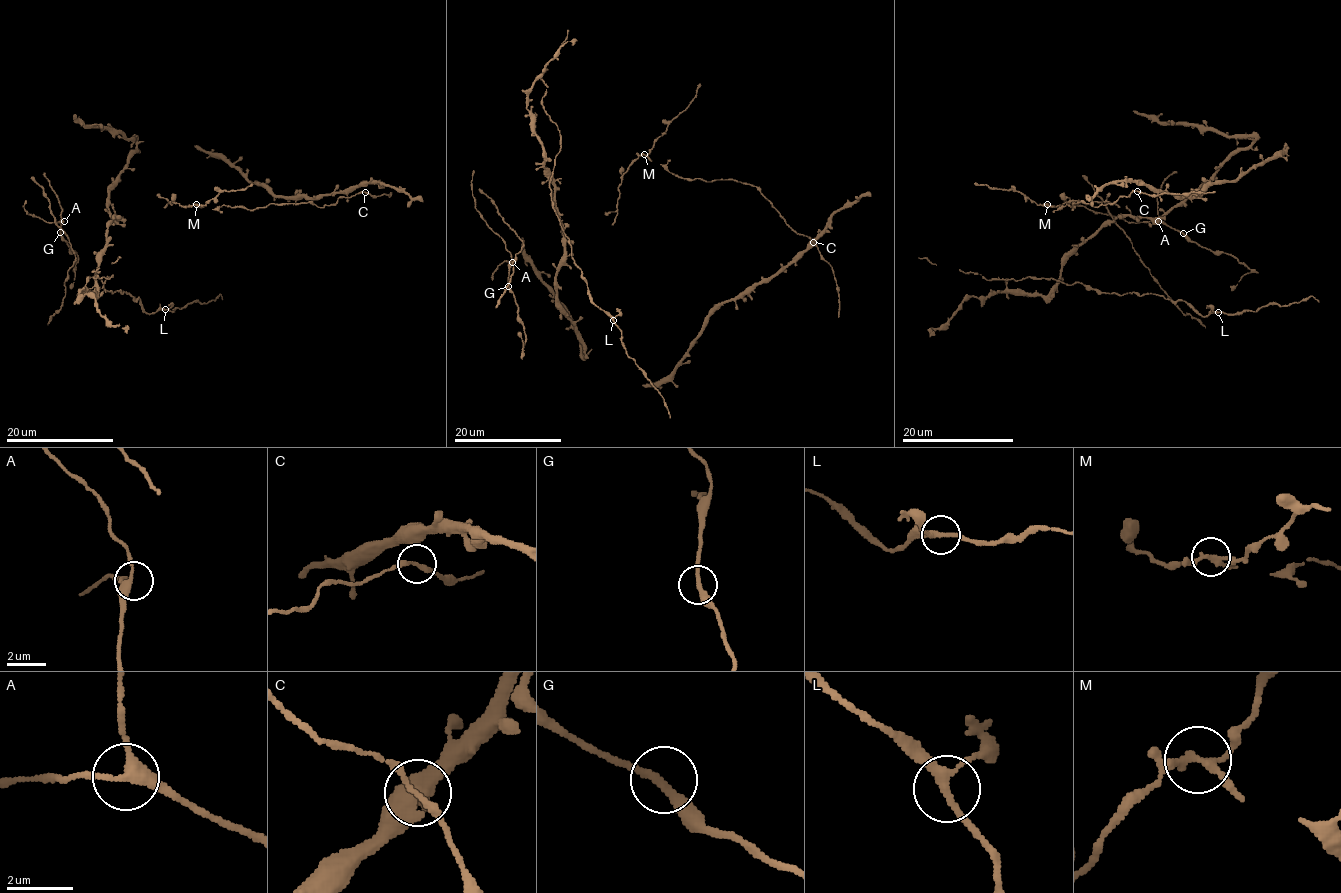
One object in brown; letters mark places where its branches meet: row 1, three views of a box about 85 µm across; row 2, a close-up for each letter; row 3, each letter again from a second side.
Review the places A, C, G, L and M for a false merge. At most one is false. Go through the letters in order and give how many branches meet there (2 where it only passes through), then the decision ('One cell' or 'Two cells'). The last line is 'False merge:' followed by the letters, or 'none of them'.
A: Branches: 3. One cell
C: Branches: 3. One cell
G: Branches: 2. One cell
L: Branches: 3. One cell
M: Branches: 3. Two cells
False merge: M

